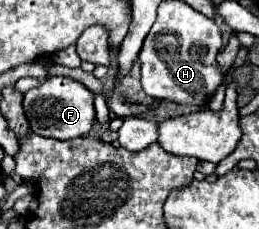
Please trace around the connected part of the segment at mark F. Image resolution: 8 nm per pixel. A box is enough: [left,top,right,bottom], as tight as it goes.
[24,76,96,140]

